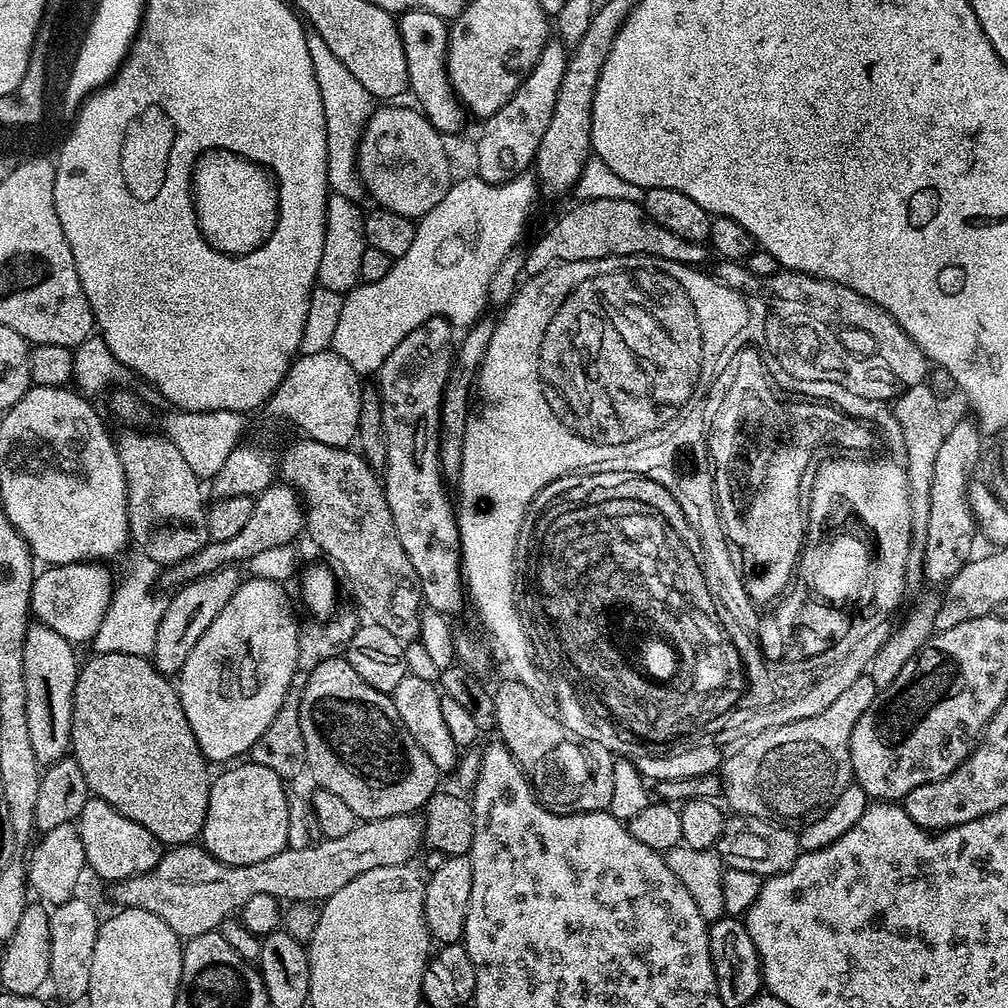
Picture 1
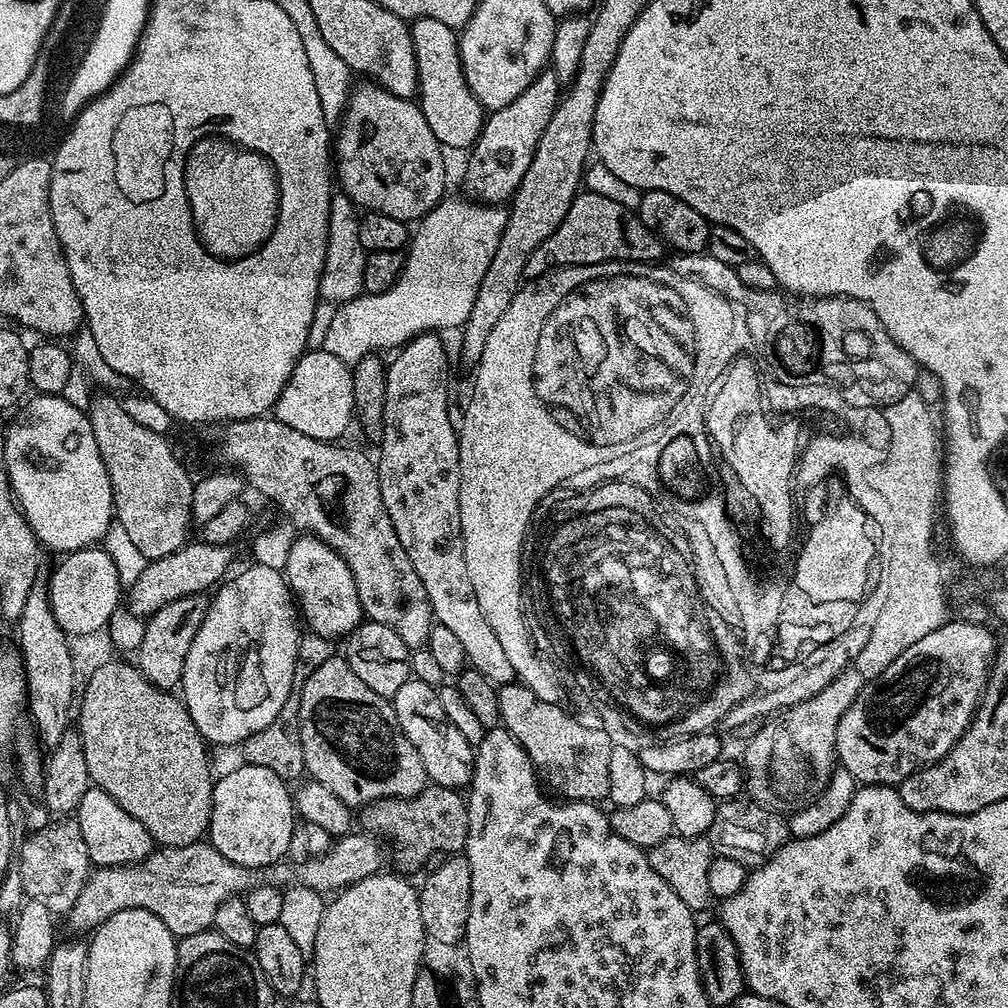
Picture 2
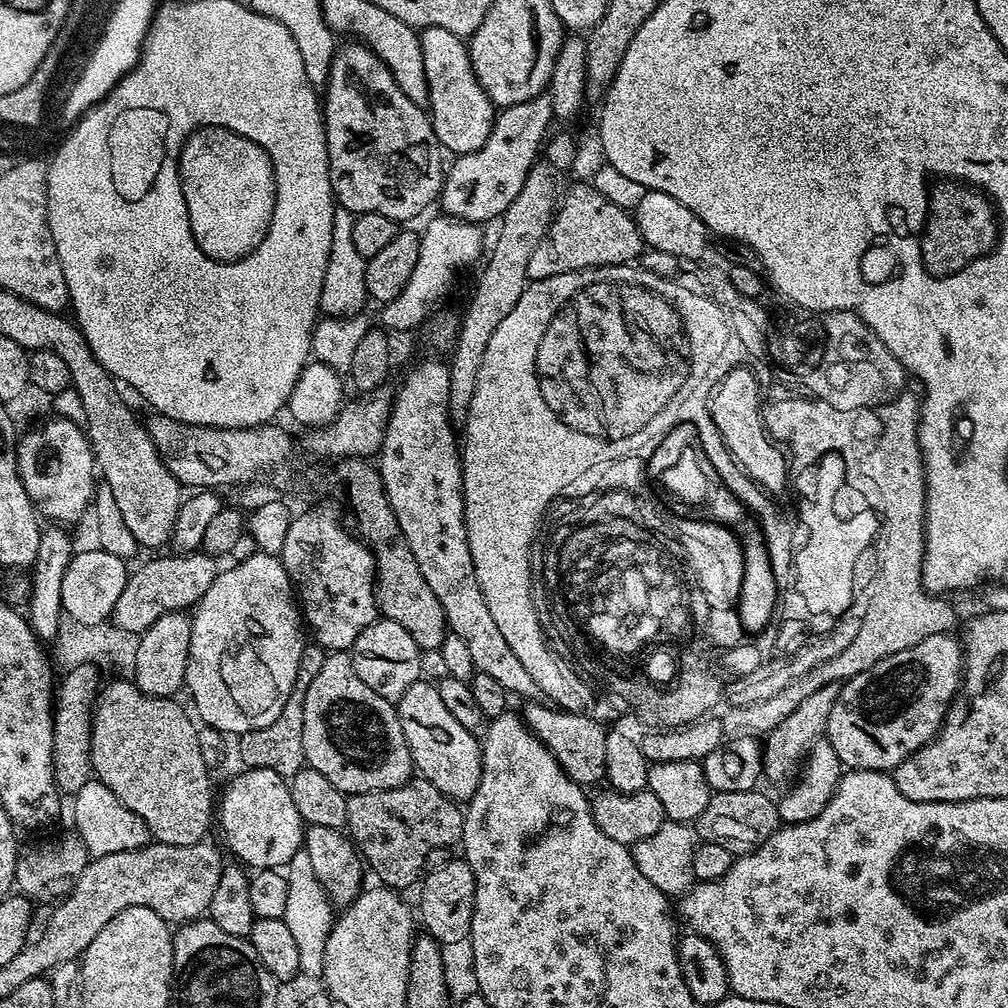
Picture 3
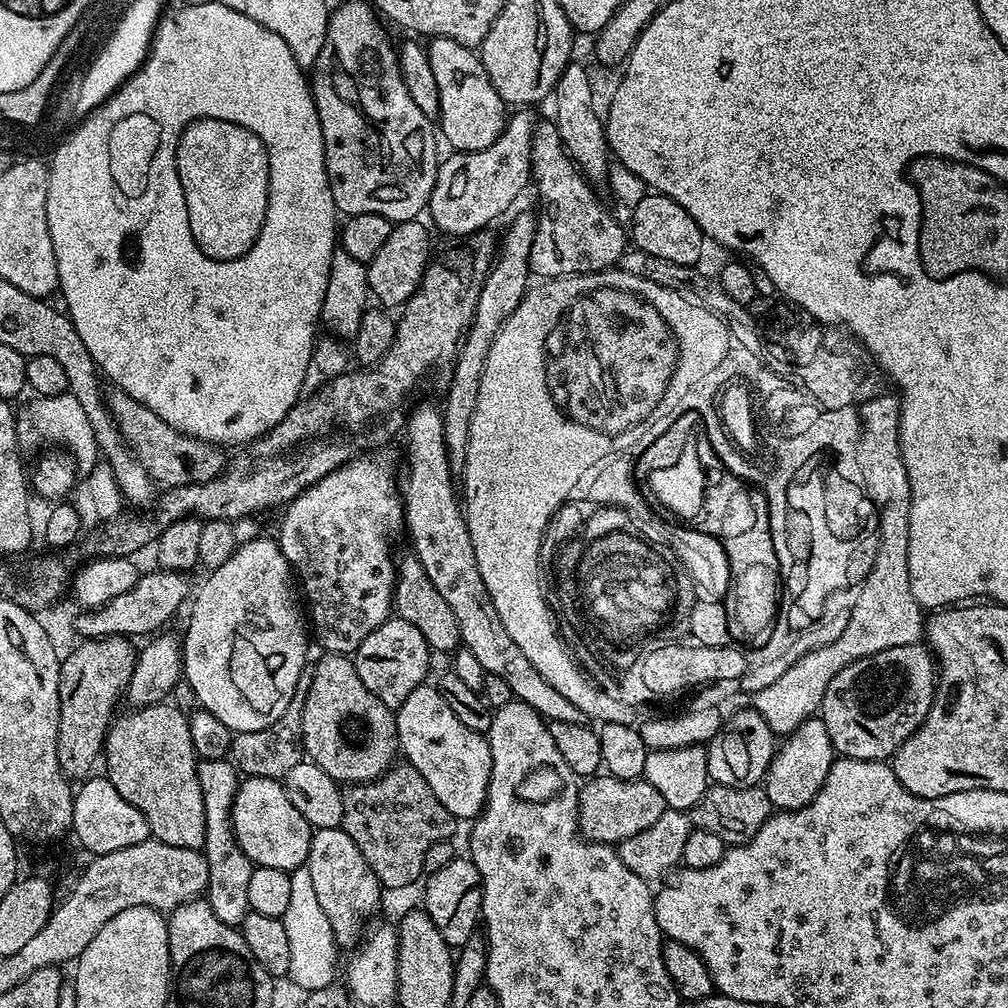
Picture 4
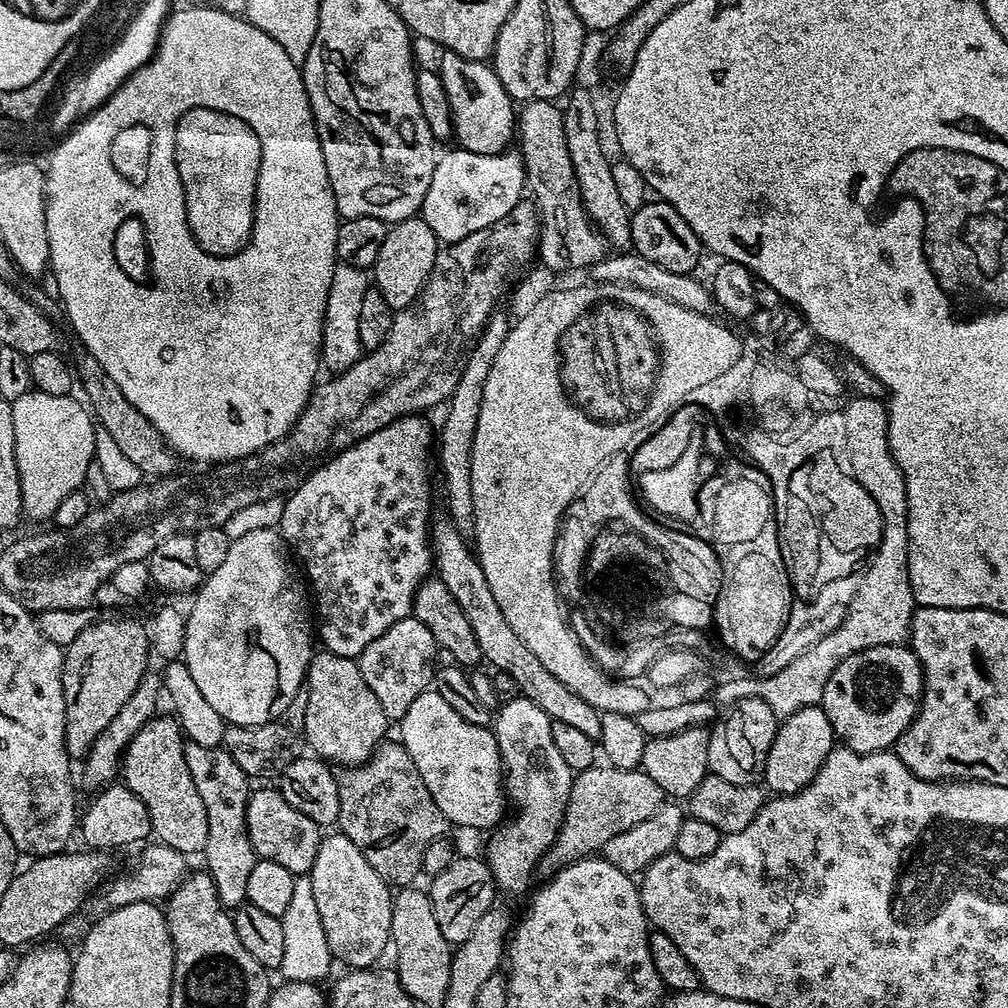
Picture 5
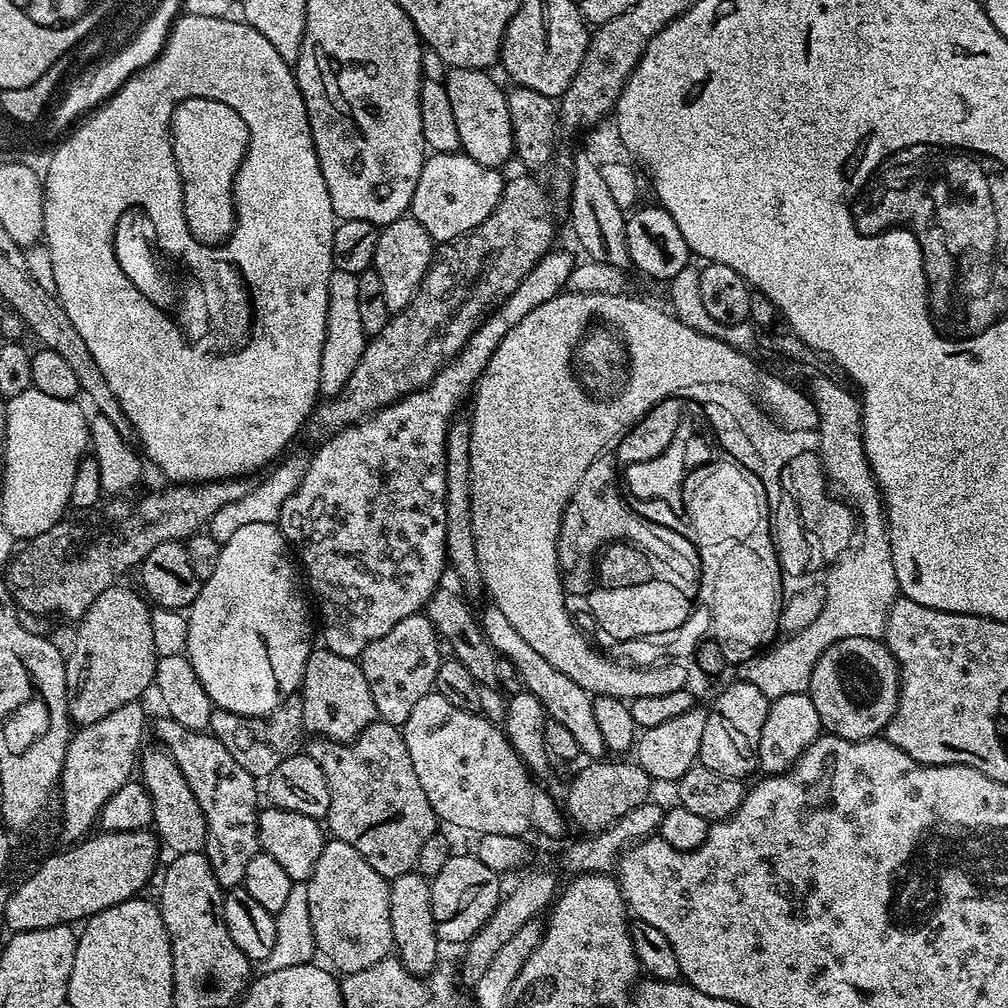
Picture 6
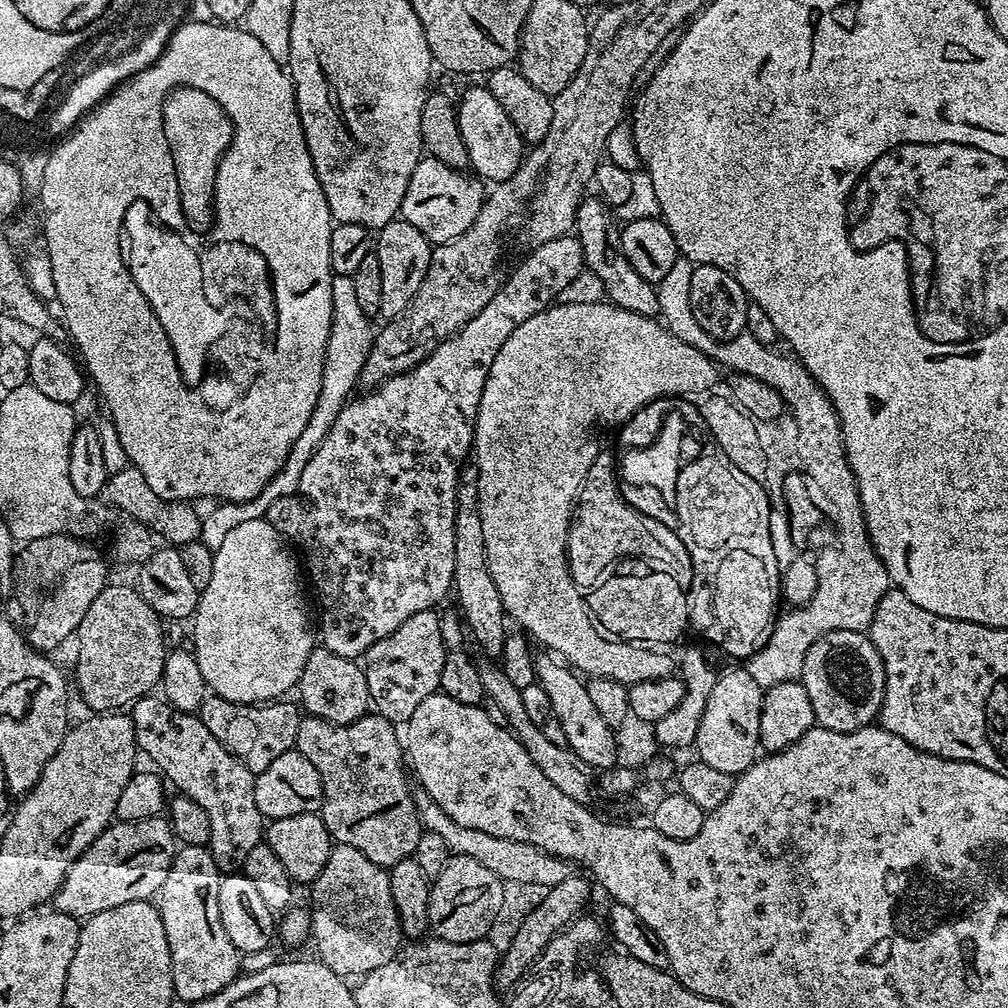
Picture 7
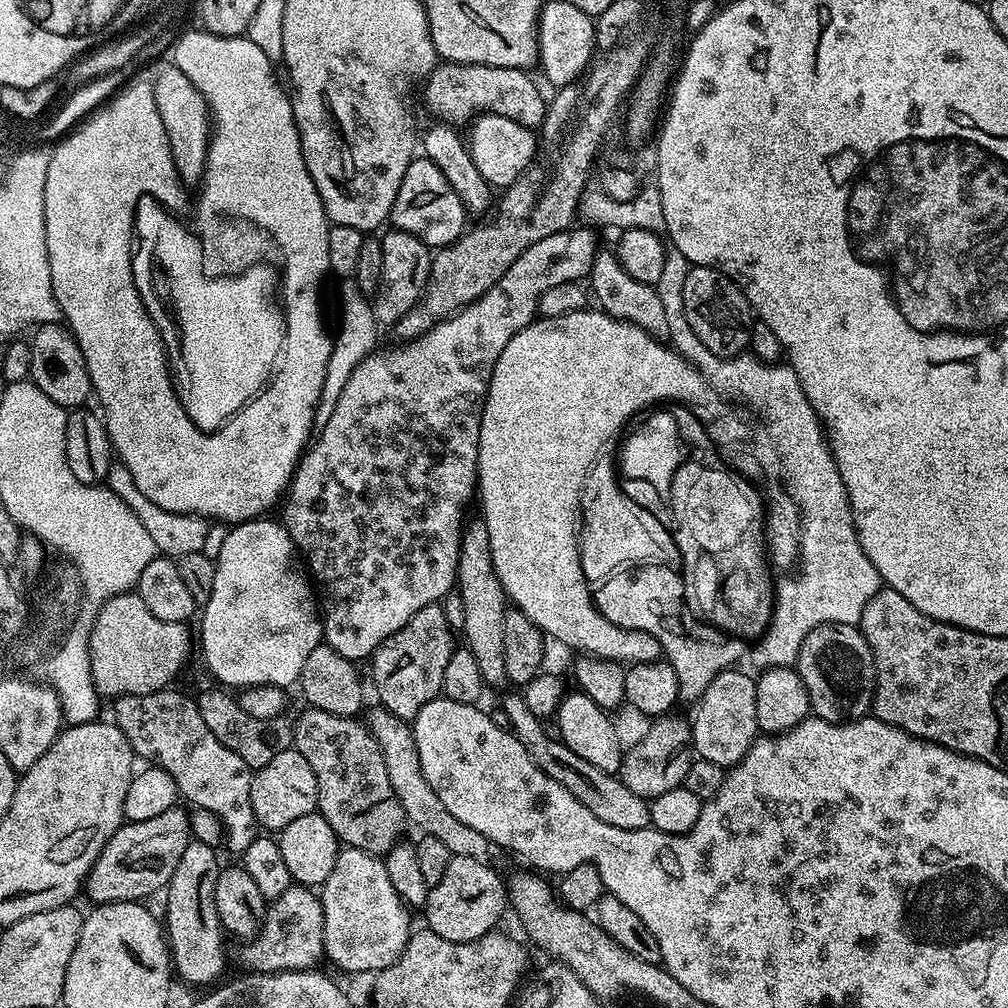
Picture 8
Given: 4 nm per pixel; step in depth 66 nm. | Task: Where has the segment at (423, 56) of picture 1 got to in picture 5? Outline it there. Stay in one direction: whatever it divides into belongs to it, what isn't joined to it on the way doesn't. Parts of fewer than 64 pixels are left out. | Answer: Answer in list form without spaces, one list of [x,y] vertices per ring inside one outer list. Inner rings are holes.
[[[444,52],[441,57],[438,71],[442,86],[446,86],[446,98],[450,98],[455,143],[474,154],[505,151],[511,140],[513,143],[518,128],[518,112],[512,97],[506,94],[496,69],[491,63],[462,58],[453,52]]]

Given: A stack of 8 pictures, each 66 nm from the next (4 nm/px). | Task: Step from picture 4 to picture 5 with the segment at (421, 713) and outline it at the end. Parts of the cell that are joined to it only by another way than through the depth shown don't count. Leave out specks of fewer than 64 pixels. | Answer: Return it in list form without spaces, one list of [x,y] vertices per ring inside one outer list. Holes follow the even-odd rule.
[[[435,690],[418,694],[414,702],[406,710],[404,717],[398,721],[400,728],[399,743],[414,758],[414,766],[418,766],[418,774],[422,774],[422,782],[426,782],[426,790],[430,790],[430,798],[438,805],[438,810],[448,820],[449,825],[460,828],[485,828],[491,830],[505,819],[506,808],[506,764],[498,750],[496,733],[491,727],[482,724],[471,724],[453,710]]]

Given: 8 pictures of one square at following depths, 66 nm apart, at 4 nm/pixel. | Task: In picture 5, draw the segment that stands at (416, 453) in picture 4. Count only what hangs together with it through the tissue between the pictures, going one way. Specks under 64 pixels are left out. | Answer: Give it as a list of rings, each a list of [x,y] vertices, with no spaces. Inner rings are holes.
[[[447,518],[433,519],[430,524],[430,543],[438,579],[444,583],[446,590],[450,590],[450,594],[454,594],[454,602],[462,606],[462,614],[466,614],[466,619],[474,630],[474,638],[478,640],[481,657],[485,661],[489,660],[495,671],[510,674],[520,695],[535,702],[549,718],[567,722],[569,726],[582,730],[582,734],[587,736],[599,737],[600,711],[590,706],[590,702],[582,702],[582,698],[578,698],[574,690],[566,690],[566,686],[562,686],[562,682],[558,682],[558,678],[554,678],[554,674],[550,674],[550,670],[546,670],[546,666],[542,666],[542,662],[538,662],[538,658],[530,654],[526,642],[522,642],[522,638],[518,638],[518,634],[510,630],[510,622],[506,622],[494,594],[490,594],[486,574],[482,574],[482,566],[476,559],[475,551],[456,525]]]

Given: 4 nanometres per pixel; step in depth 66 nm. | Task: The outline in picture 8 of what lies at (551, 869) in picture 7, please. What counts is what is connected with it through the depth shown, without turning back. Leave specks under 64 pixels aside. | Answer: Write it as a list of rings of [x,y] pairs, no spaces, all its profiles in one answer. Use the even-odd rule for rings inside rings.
[[[375,706],[367,709],[366,723],[372,736],[378,742],[382,754],[386,758],[386,766],[390,770],[390,784],[394,786],[394,792],[400,802],[406,817],[407,823],[412,824],[426,836],[438,838],[450,850],[453,856],[462,858],[474,858],[483,864],[492,864],[492,852],[494,846],[478,830],[473,830],[471,826],[466,826],[446,810],[446,805],[442,803],[442,798],[434,794],[434,789],[430,782],[426,782],[426,774],[422,774],[422,766],[418,762],[418,746],[412,737],[412,729],[403,720],[399,720],[394,714],[390,714],[384,707]]]

